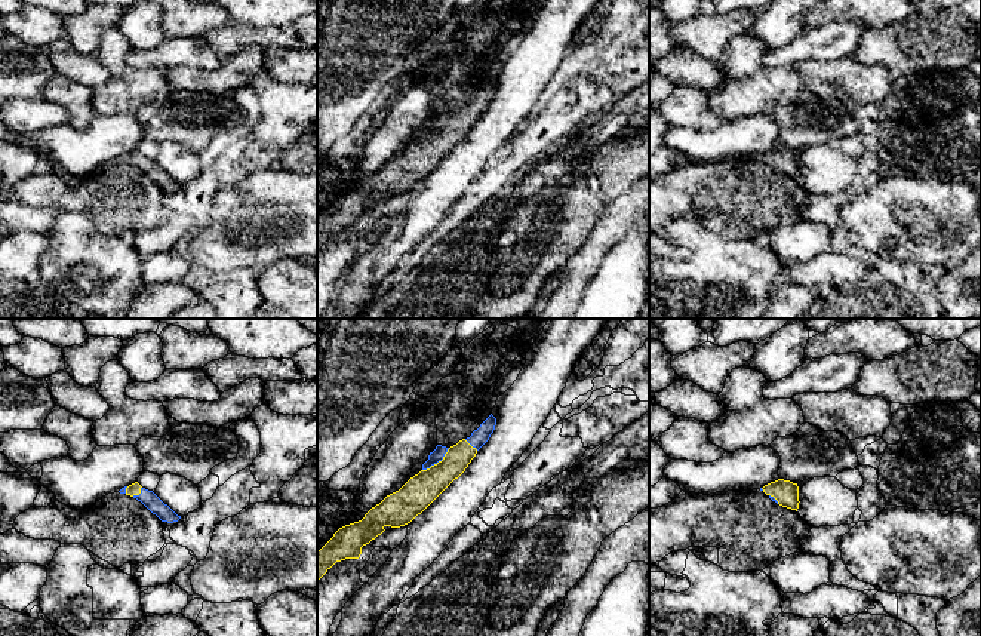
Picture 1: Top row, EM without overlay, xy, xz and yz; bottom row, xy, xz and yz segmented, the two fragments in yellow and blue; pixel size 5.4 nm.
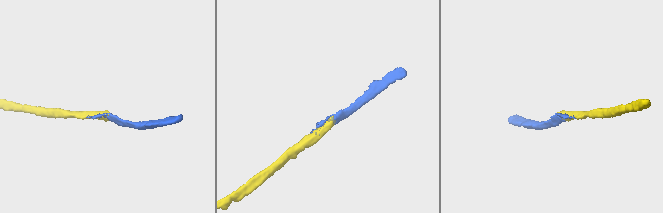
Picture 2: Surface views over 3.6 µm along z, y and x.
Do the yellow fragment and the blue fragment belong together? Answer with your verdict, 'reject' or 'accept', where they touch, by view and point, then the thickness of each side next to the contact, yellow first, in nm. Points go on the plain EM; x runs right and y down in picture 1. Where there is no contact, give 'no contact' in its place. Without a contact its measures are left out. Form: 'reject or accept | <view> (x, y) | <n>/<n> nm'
accept | xz (439, 129) | 180/70 nm

